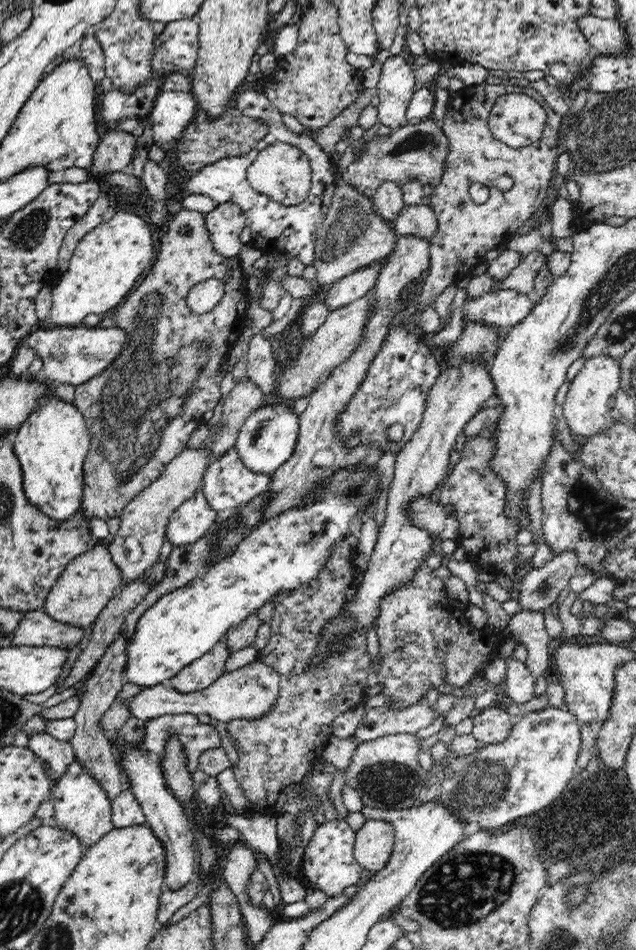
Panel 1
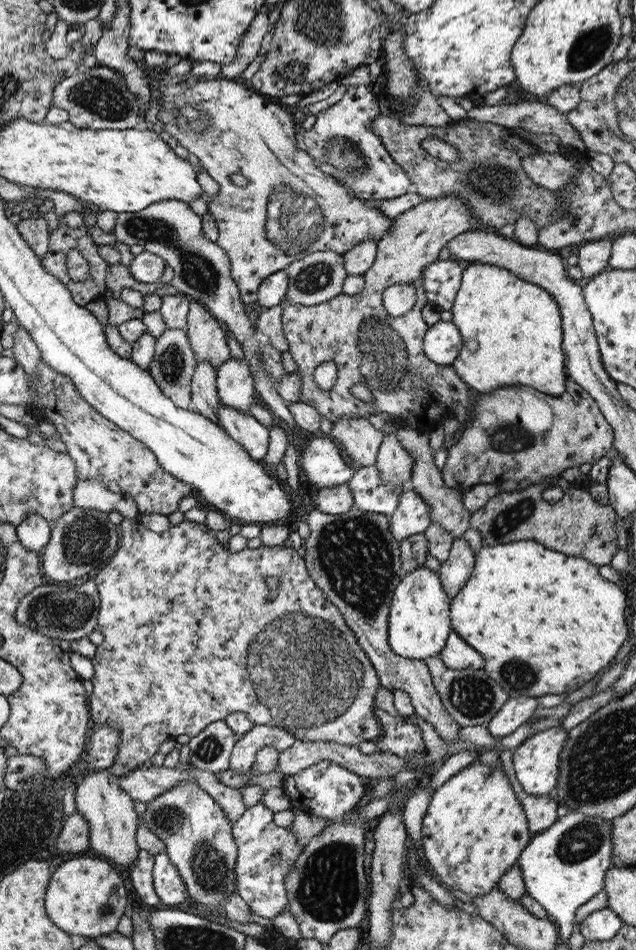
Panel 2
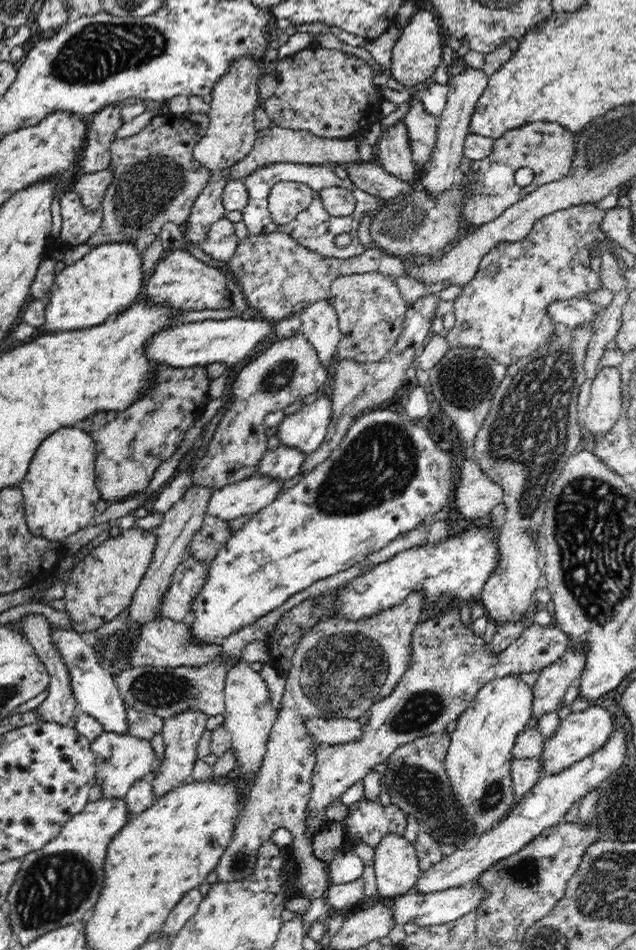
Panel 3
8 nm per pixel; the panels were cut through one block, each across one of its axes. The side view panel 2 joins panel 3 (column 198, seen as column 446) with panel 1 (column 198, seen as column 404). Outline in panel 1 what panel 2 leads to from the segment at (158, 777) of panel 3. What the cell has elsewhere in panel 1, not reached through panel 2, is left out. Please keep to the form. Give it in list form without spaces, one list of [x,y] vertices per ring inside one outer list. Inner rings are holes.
[[[226,639],[219,640],[206,654],[193,660],[171,680],[172,689],[182,694],[192,694],[208,688],[222,675],[229,656]]]

